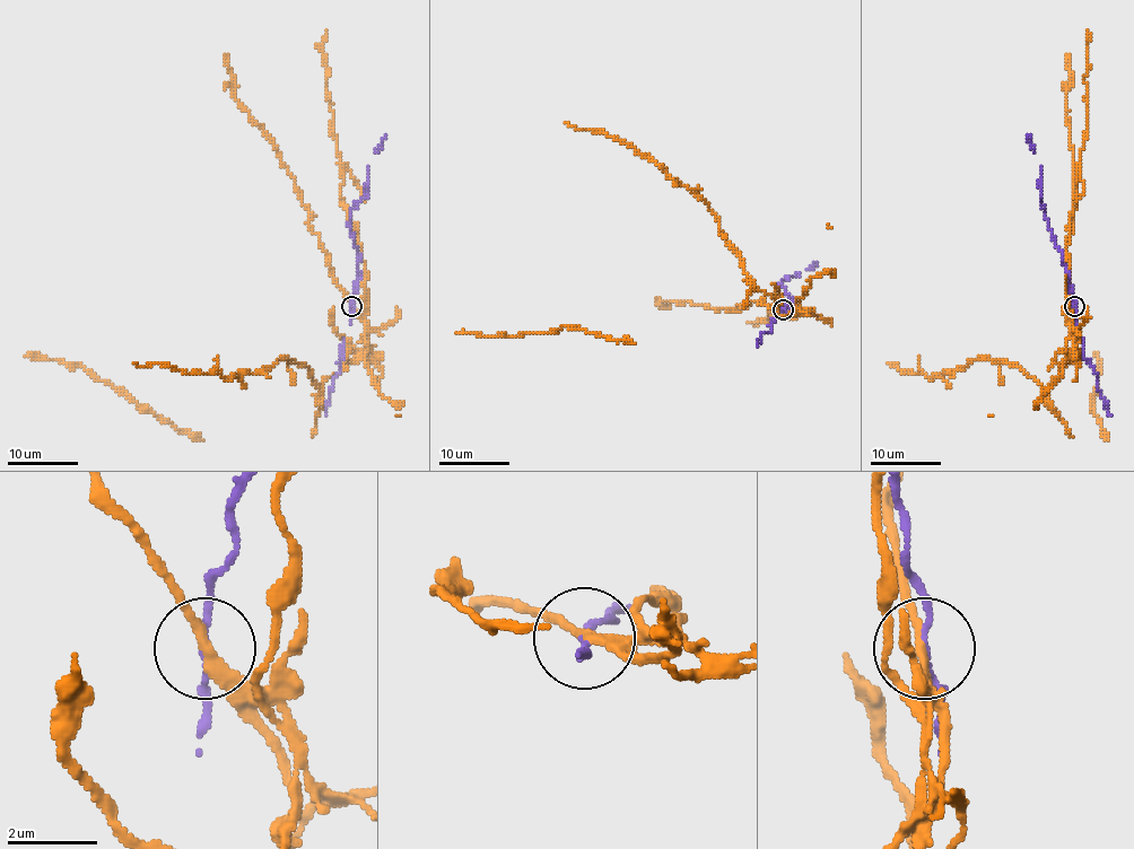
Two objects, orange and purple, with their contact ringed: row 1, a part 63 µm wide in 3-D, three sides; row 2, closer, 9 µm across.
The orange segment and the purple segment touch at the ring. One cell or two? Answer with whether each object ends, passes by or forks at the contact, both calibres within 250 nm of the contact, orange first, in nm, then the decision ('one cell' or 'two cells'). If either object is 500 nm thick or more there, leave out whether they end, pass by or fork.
orange passes by | purple passes by | 240/110 nm | two cells

